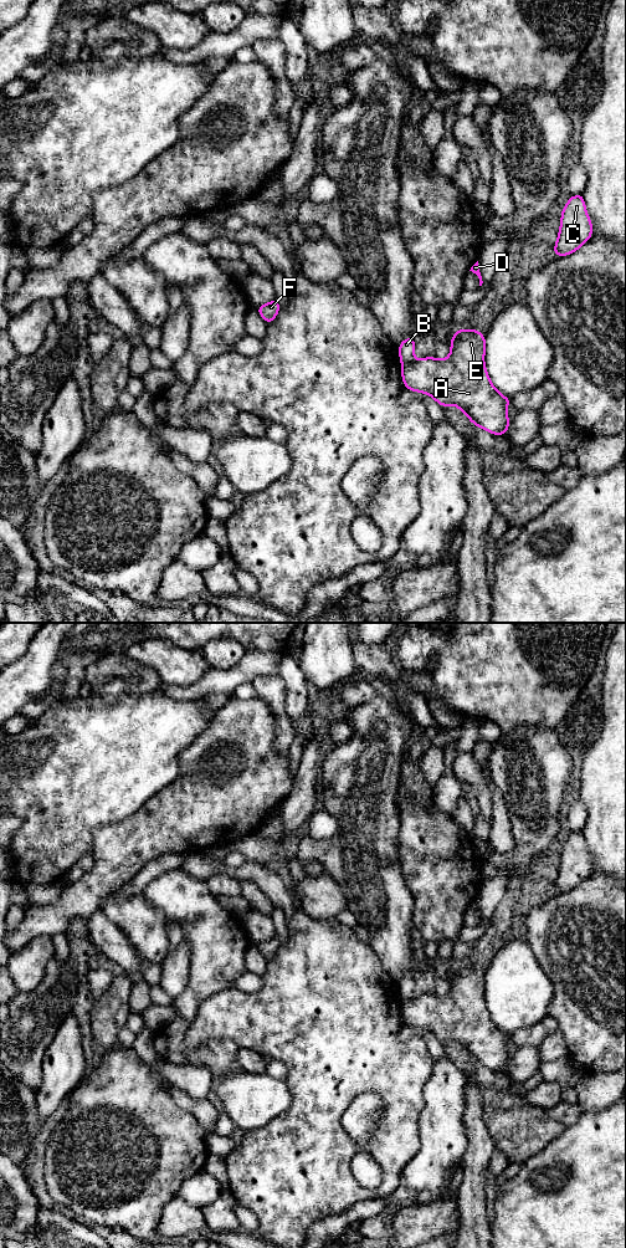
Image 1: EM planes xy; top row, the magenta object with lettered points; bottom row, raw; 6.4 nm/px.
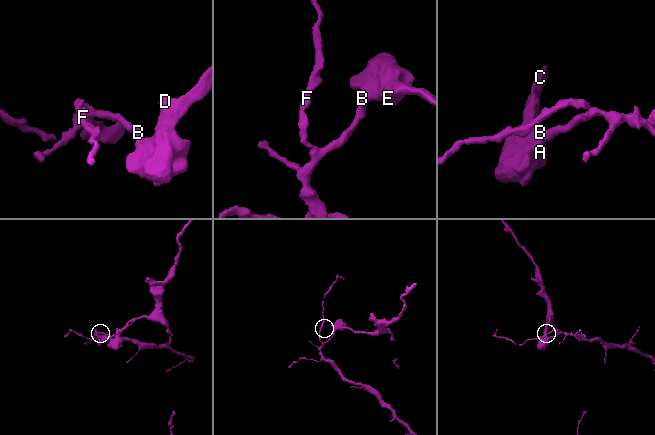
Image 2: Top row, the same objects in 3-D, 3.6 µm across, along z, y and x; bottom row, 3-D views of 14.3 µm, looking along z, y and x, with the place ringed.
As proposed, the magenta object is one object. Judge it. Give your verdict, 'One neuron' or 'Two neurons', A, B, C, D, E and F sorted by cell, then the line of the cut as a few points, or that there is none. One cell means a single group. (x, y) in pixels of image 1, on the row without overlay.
Two neurons. Groups: A C D E / B F. Split along xy (414, 996), (403, 1002)

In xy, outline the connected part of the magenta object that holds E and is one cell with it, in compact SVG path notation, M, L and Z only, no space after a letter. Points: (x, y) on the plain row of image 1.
M462 965L451 975L450 992L440 997L426 993L402 1002L401 1013L405 1024L432 1033L440 1043L455 1042L478 1064L493 1071L506 1071L510 1057L507 1043L510 1035L502 1032L492 1021L484 1002L486 973L478 967Z

